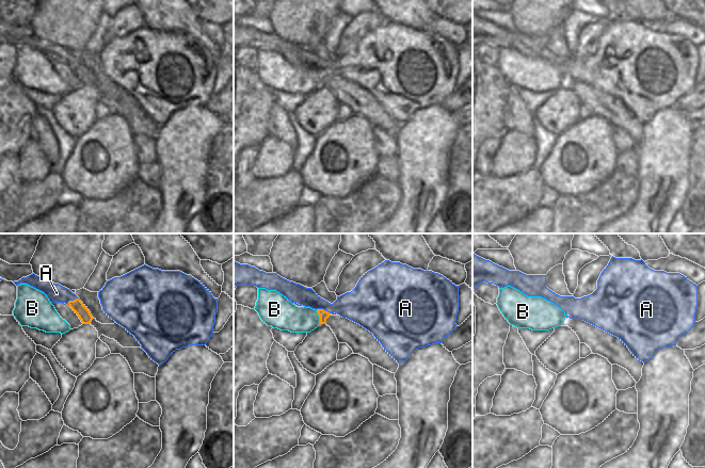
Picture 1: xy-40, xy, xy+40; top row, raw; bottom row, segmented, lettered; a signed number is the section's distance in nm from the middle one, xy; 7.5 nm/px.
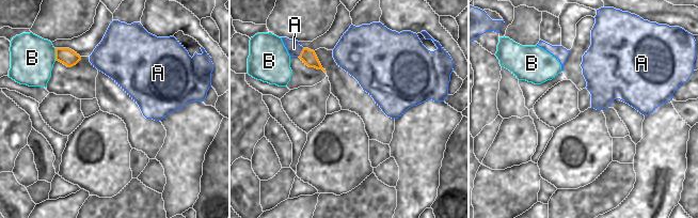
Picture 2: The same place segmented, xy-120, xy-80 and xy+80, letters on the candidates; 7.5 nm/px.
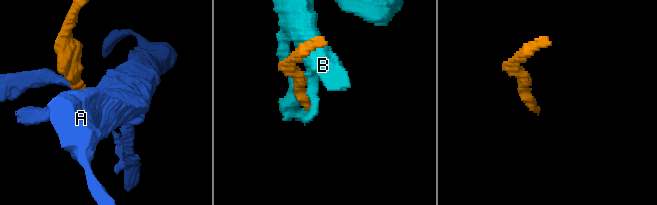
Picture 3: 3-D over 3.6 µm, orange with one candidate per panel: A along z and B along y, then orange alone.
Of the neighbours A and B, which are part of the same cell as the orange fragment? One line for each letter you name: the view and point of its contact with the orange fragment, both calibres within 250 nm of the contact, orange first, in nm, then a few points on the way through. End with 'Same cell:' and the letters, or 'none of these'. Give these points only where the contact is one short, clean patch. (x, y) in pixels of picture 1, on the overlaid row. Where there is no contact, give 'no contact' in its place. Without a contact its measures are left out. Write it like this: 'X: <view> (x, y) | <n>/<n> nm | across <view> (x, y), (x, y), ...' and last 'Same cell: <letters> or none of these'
Same cell: none of these

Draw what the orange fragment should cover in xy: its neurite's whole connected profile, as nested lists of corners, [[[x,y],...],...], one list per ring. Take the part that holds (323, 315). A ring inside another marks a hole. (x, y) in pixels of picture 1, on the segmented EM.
[[[317,309],[320,317],[320,324],[326,324],[335,334],[339,343],[347,343],[354,354],[359,354],[391,373],[396,373],[399,364],[382,346],[372,333],[359,324],[338,316],[332,316],[323,309]]]

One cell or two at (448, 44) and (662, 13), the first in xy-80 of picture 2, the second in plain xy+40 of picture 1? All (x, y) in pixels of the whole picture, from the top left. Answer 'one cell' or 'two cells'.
one cell

